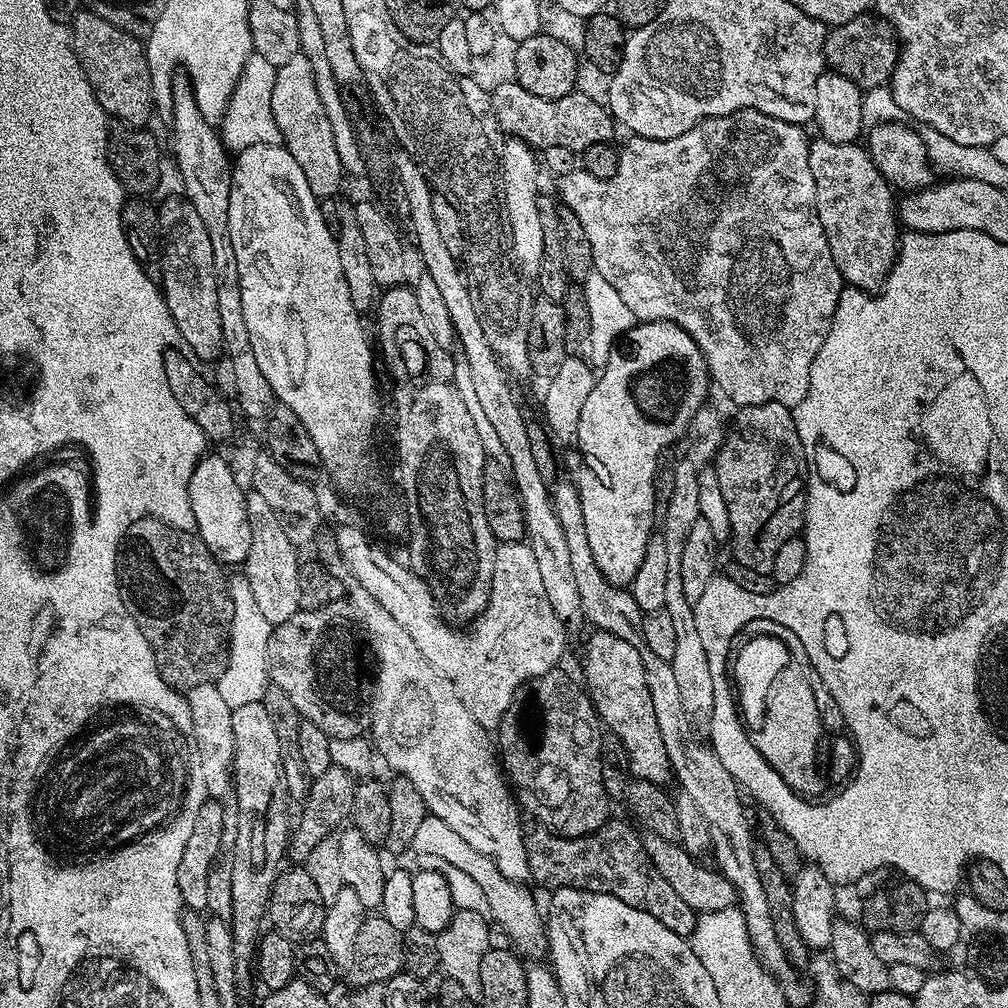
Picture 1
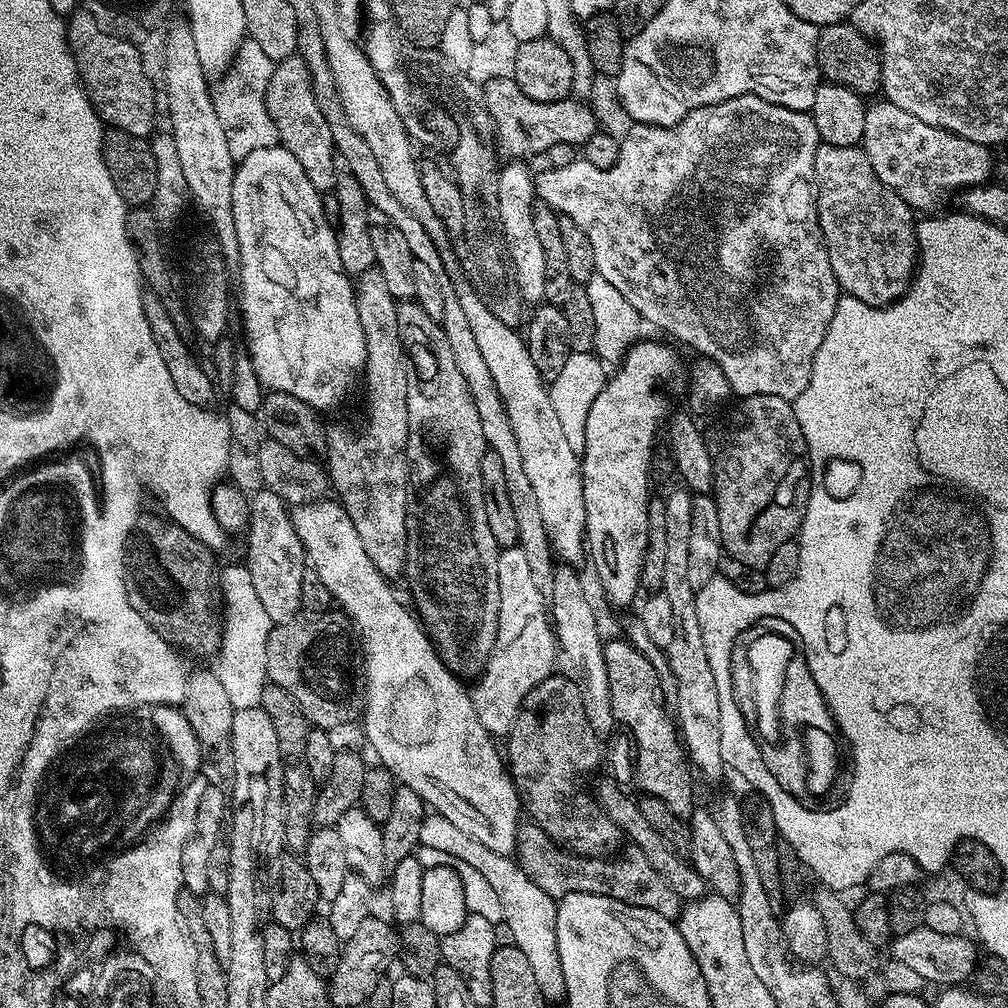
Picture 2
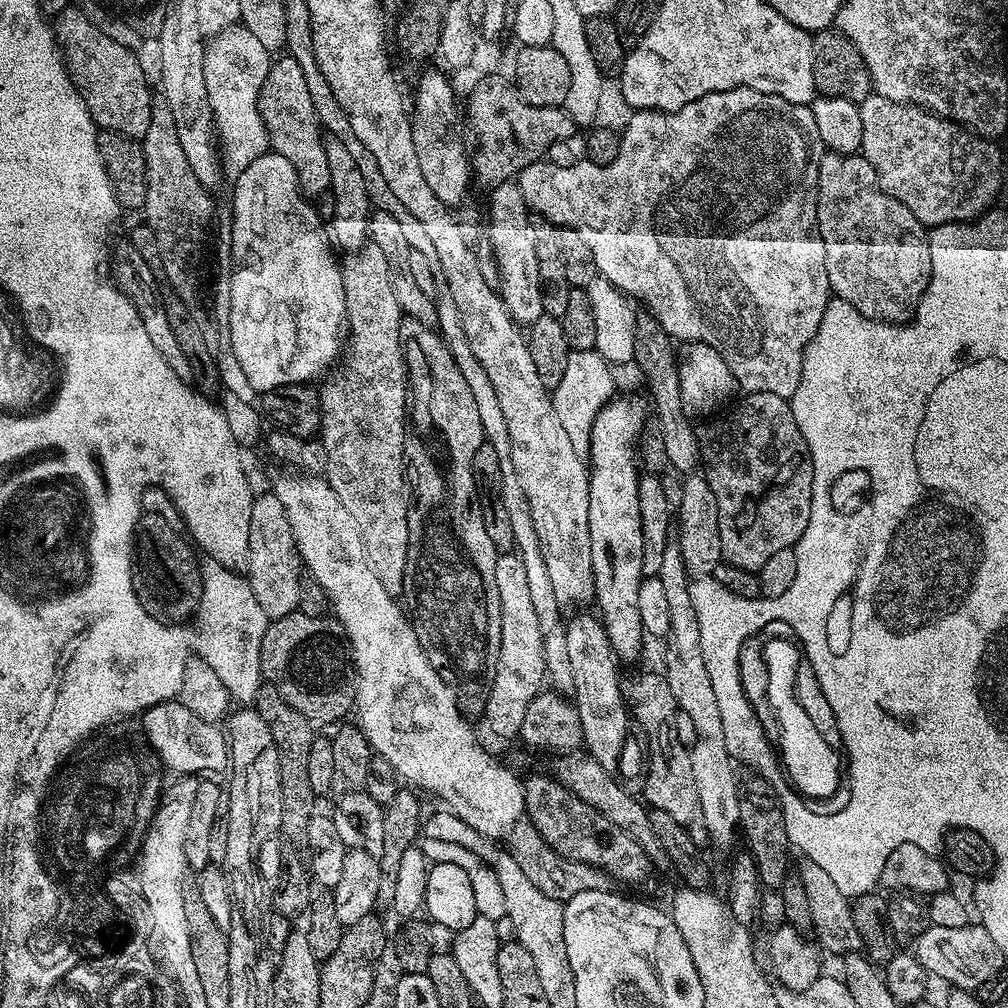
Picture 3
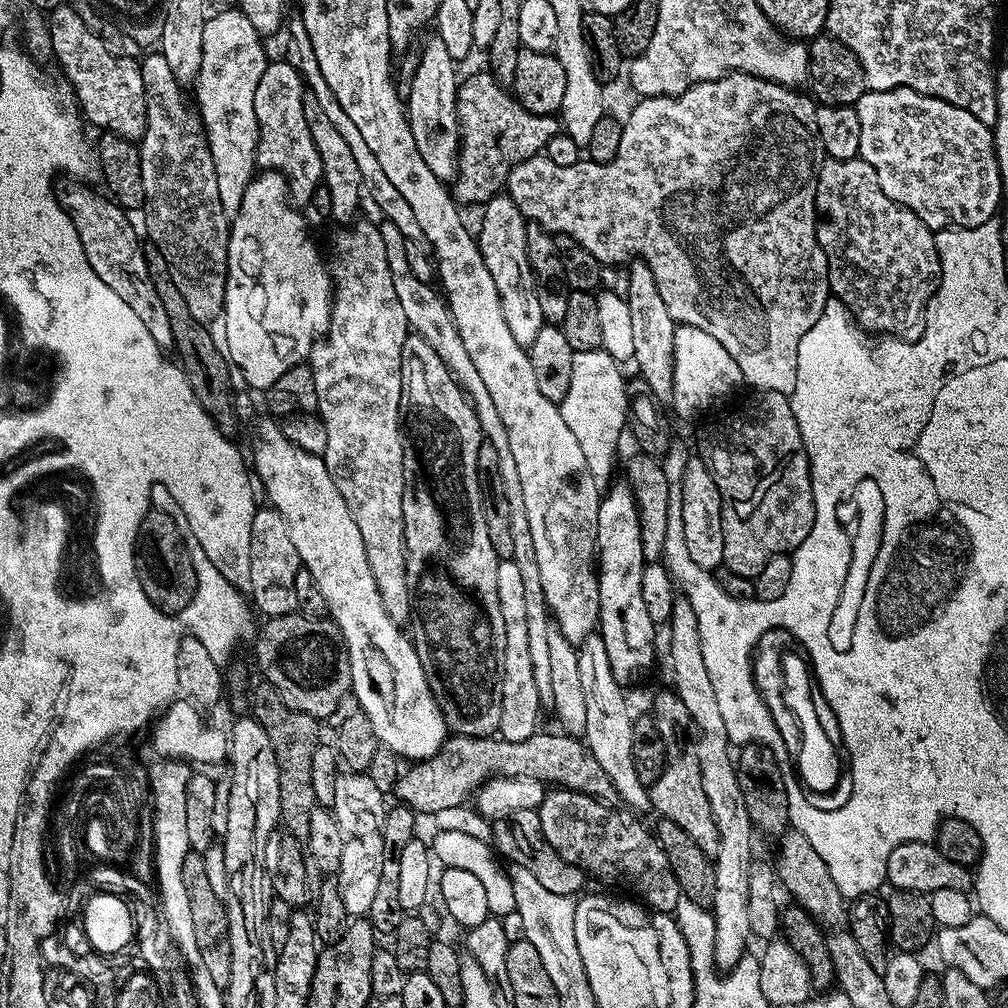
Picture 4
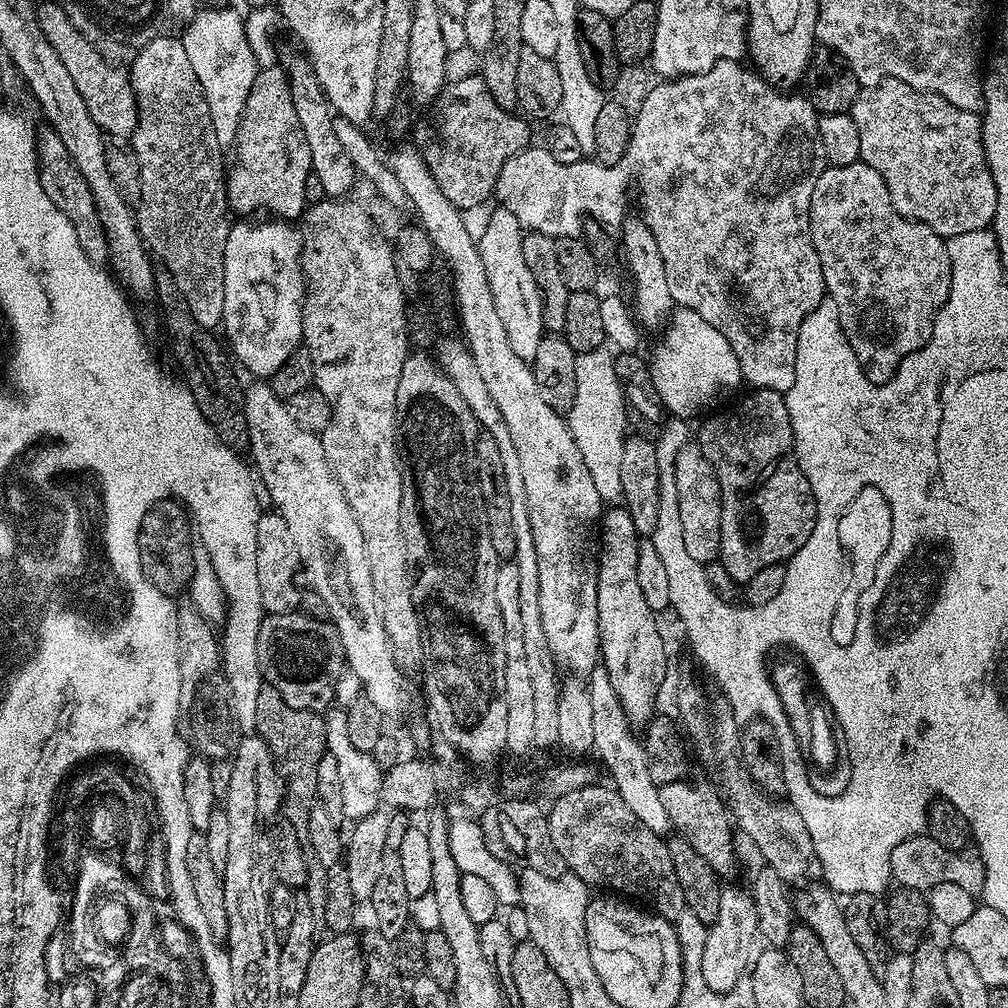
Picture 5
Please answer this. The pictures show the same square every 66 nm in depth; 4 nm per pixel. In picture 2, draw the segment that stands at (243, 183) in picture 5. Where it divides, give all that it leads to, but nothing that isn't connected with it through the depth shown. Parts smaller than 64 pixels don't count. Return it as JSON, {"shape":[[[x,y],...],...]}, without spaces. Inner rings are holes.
{"shape":[[[288,56],[285,60],[275,61],[270,84],[266,88],[265,108],[269,111],[274,126],[277,127],[279,143],[286,150],[290,150],[290,154],[294,154],[294,158],[298,158],[298,162],[302,162],[302,170],[306,170],[306,178],[310,178],[310,186],[314,186],[319,193],[333,191],[336,186],[338,151],[334,138],[330,134],[329,123],[322,118],[322,113],[318,110],[317,103],[314,102],[314,95],[310,84],[310,73],[306,63],[303,62],[300,56]]]}

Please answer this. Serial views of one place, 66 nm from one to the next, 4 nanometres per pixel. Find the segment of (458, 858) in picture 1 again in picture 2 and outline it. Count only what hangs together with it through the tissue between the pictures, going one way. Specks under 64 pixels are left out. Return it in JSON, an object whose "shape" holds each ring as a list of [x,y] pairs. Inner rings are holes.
{"shape":[[[439,814],[425,815],[422,822],[420,844],[433,848],[436,854],[445,852],[462,858],[462,862],[470,862],[472,868],[477,868],[490,882],[490,886],[498,894],[502,902],[504,923],[510,926],[514,934],[516,948],[526,954],[530,967],[534,970],[534,978],[538,981],[538,990],[544,995],[549,1005],[563,1001],[566,997],[566,978],[562,978],[562,962],[558,954],[558,938],[556,937],[556,905],[557,901],[546,890],[538,890],[534,882],[530,882],[527,874],[520,869],[512,856],[503,856],[490,846],[482,846],[478,838],[470,838],[459,826],[454,826],[450,818]]]}

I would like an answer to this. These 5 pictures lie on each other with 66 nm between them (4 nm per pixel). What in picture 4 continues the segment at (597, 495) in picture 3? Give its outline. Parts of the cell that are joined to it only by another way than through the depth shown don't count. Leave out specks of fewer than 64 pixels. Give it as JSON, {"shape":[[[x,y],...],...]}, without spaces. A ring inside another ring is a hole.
{"shape":[[[627,482],[613,483],[600,497],[598,506],[598,534],[596,555],[598,557],[598,579],[600,581],[600,622],[598,635],[606,642],[606,658],[610,658],[610,670],[621,686],[628,686],[652,664],[656,656],[656,632],[658,625],[650,618],[642,599],[642,570],[646,563],[642,554],[642,530],[638,526],[638,510],[634,502],[632,487]]]}

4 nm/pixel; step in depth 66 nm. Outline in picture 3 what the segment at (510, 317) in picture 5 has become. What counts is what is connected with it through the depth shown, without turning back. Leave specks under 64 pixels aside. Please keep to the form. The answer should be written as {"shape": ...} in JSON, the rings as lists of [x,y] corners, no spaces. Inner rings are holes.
{"shape":[[[519,183],[497,184],[491,189],[488,200],[488,244],[492,247],[491,259],[496,262],[498,291],[506,310],[520,326],[531,326],[539,316],[544,315],[538,256],[534,254],[534,238],[530,209],[522,198]]]}

